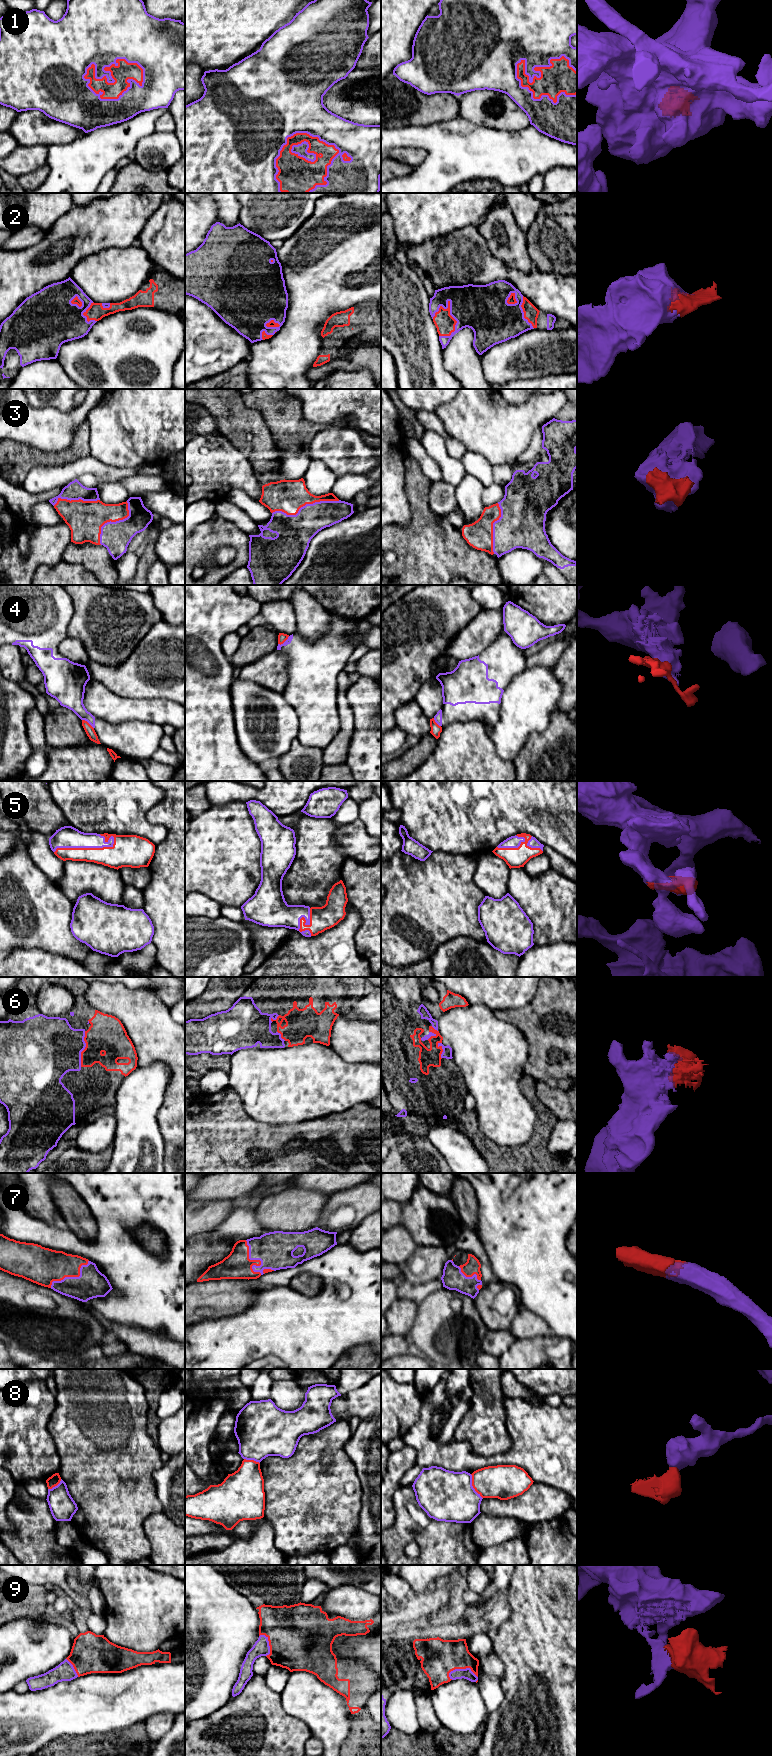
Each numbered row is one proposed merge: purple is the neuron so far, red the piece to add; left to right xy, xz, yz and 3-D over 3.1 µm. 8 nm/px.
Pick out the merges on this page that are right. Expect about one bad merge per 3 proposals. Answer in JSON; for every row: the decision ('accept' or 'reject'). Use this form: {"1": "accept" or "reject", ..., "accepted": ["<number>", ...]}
{"1": "accept", "2": "accept", "3": "accept", "4": "reject", "5": "accept", "6": "accept", "7": "accept", "8": "reject", "9": "accept", "accepted": ["1", "2", "3", "5", "6", "7", "9"]}

